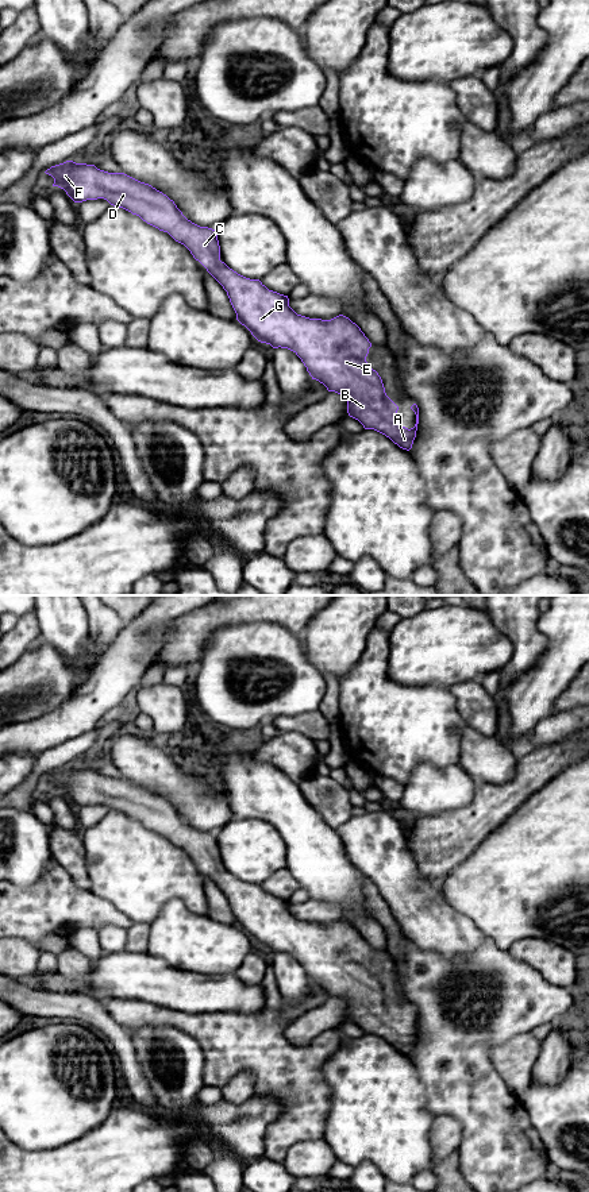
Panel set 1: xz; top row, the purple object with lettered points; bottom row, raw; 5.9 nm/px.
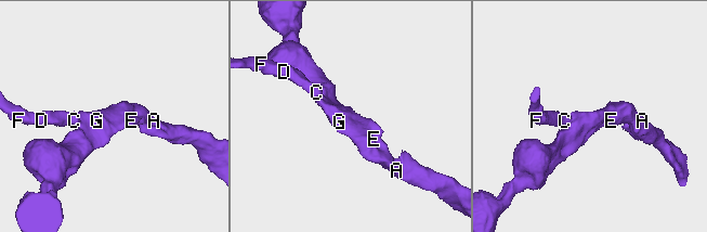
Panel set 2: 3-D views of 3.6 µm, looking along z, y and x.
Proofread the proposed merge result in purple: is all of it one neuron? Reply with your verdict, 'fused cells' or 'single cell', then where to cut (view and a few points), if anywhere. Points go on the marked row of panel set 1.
single cell; cut none

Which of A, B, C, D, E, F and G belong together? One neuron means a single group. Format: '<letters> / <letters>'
A B C D E F G

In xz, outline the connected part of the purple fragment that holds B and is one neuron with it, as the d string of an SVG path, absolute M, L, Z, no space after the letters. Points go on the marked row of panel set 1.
M73 161L51 166L45 173L54 178L53 186L63 189L74 202L104 198L111 205L123 208L159 231L168 232L176 242L184 244L193 258L223 286L236 313L236 320L258 342L270 344L273 348L281 347L293 351L312 379L323 383L328 391L335 391L347 398L350 417L358 420L365 429L374 429L385 435L400 448L407 451L412 448L419 424L419 408L416 404L411 406L416 414L413 428L408 429L399 423L399 406L386 396L381 377L366 362L372 343L349 317L339 315L331 320L322 320L297 315L289 306L288 296L269 290L259 279L246 278L222 262L216 229L200 227L188 220L173 200L149 184L124 173L108 173L95 165Z

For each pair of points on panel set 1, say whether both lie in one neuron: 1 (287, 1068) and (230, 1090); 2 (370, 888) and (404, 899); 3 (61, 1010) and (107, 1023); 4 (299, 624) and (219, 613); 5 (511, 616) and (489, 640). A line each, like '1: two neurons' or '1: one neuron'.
1: two neurons
2: two neurons
3: one neuron
4: one neuron
5: two neurons

